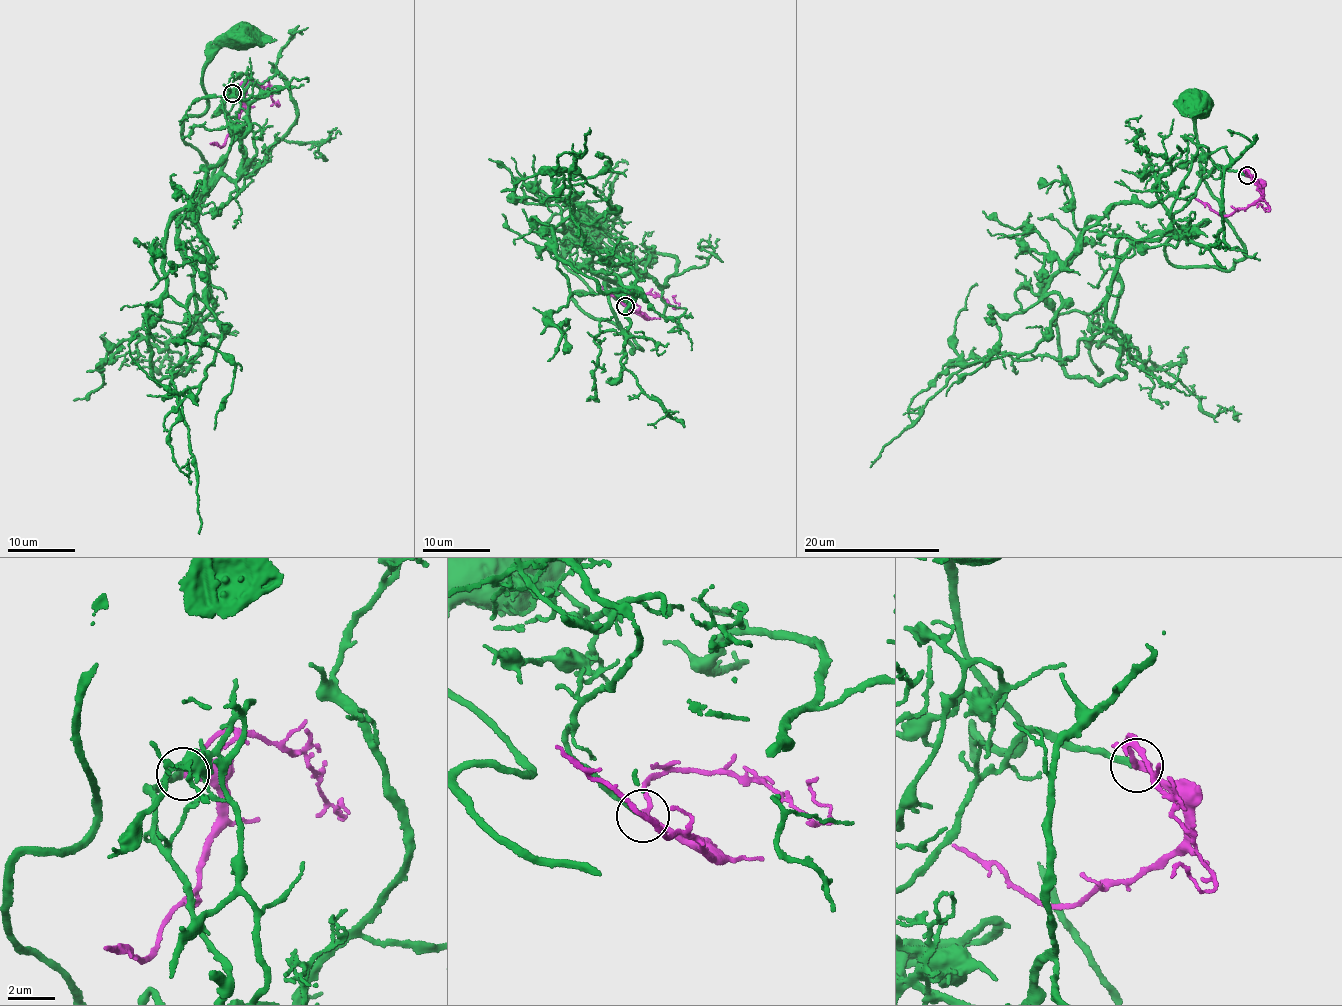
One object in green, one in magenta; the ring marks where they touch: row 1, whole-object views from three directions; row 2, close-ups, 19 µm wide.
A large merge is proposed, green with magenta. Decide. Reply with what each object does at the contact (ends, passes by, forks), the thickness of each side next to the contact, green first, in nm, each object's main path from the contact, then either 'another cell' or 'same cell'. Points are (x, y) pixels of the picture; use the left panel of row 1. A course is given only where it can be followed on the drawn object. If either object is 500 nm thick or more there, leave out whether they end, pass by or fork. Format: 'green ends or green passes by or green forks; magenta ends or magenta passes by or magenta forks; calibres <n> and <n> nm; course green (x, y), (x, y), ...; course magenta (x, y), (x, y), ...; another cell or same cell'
green ends; magenta passes by; calibres 260 and 240 nm; course green (232, 94), (239, 177), (217, 177), (193, 224), (208, 167), (184, 120), (207, 107), (202, 66), (243, 36); course magenta (232, 94), (242, 98), (234, 128), (220, 147), (211, 143); same cell

